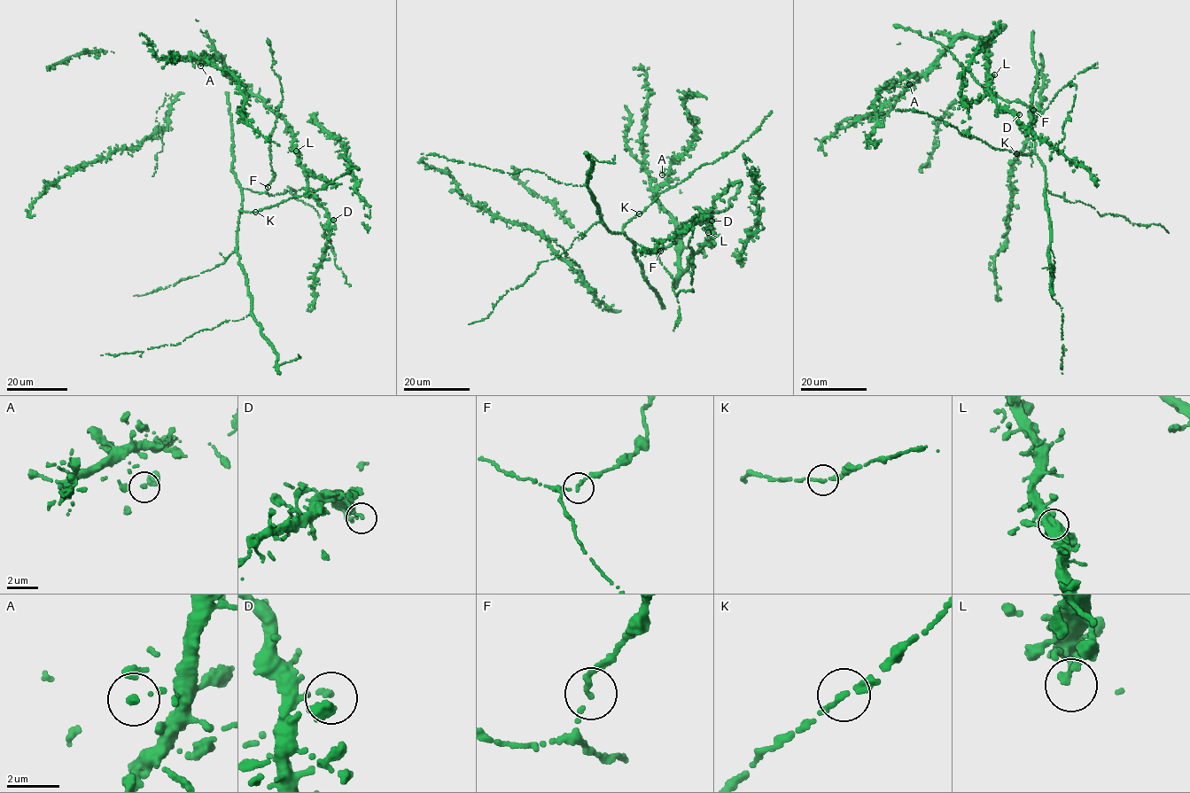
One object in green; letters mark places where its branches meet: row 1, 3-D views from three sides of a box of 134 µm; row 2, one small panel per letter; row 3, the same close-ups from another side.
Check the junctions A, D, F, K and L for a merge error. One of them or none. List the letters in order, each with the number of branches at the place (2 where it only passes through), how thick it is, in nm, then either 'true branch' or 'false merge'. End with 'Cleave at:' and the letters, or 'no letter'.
A: 1 | 240 nm | true branch
D: 1 | 220 nm | true branch
F: 1 | 280 nm | true branch
K: 1 | 240 nm | true branch
L: 1 | 300 nm | true branch
Cleave at: no letter

